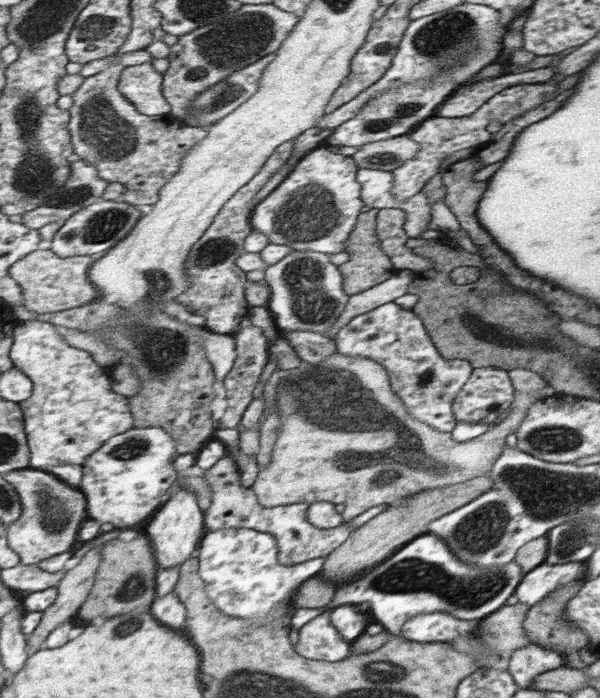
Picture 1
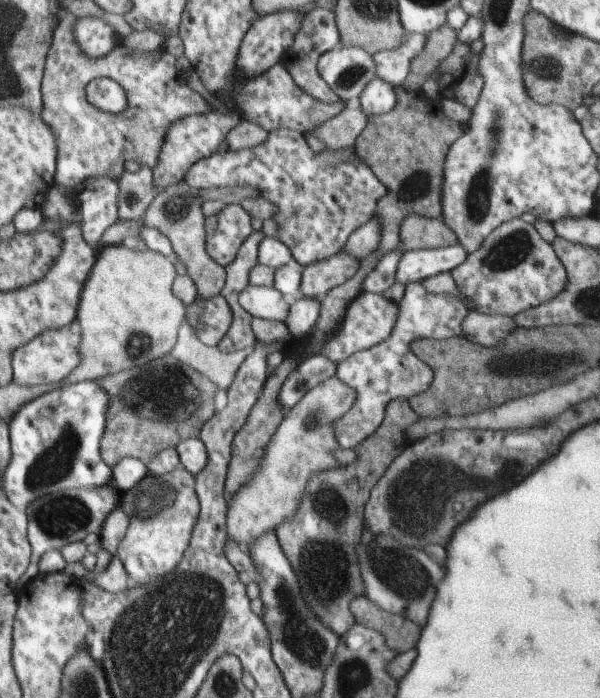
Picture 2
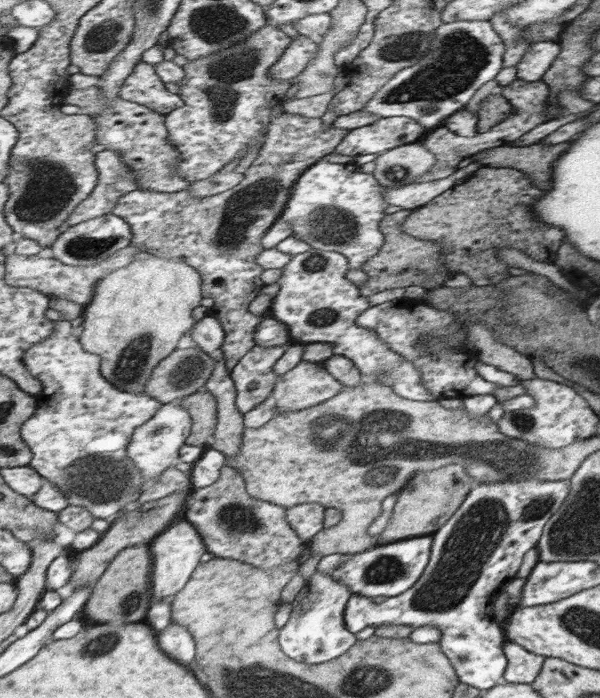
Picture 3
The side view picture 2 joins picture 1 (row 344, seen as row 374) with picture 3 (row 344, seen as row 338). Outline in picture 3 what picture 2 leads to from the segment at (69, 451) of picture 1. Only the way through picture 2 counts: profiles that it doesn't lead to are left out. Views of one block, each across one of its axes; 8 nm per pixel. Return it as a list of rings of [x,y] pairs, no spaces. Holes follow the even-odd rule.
[[[61,320],[57,322],[57,326],[59,328],[55,330],[55,336],[51,336],[51,340],[43,340],[41,344],[35,344],[27,352],[27,370],[31,370],[31,374],[43,380],[45,388],[37,396],[39,400],[37,414],[23,424],[23,440],[35,452],[35,460],[29,466],[35,468],[41,476],[45,476],[45,480],[57,486],[63,486],[71,482],[71,474],[65,470],[53,470],[55,466],[49,468],[49,460],[65,460],[69,456],[71,458],[69,466],[75,460],[81,460],[83,456],[87,458],[87,456],[107,454],[107,458],[121,460],[125,454],[109,456],[109,452],[105,452],[107,446],[131,442],[135,438],[135,432],[143,424],[153,420],[163,404],[155,396],[149,396],[147,392],[145,394],[125,392],[113,386],[101,374],[101,356],[87,352],[83,348],[83,342],[73,336],[71,332],[75,328],[73,322]],[[63,406],[65,410],[61,410]],[[107,406],[113,406],[113,408],[107,408]],[[93,438],[99,438],[99,440],[93,440]]]

